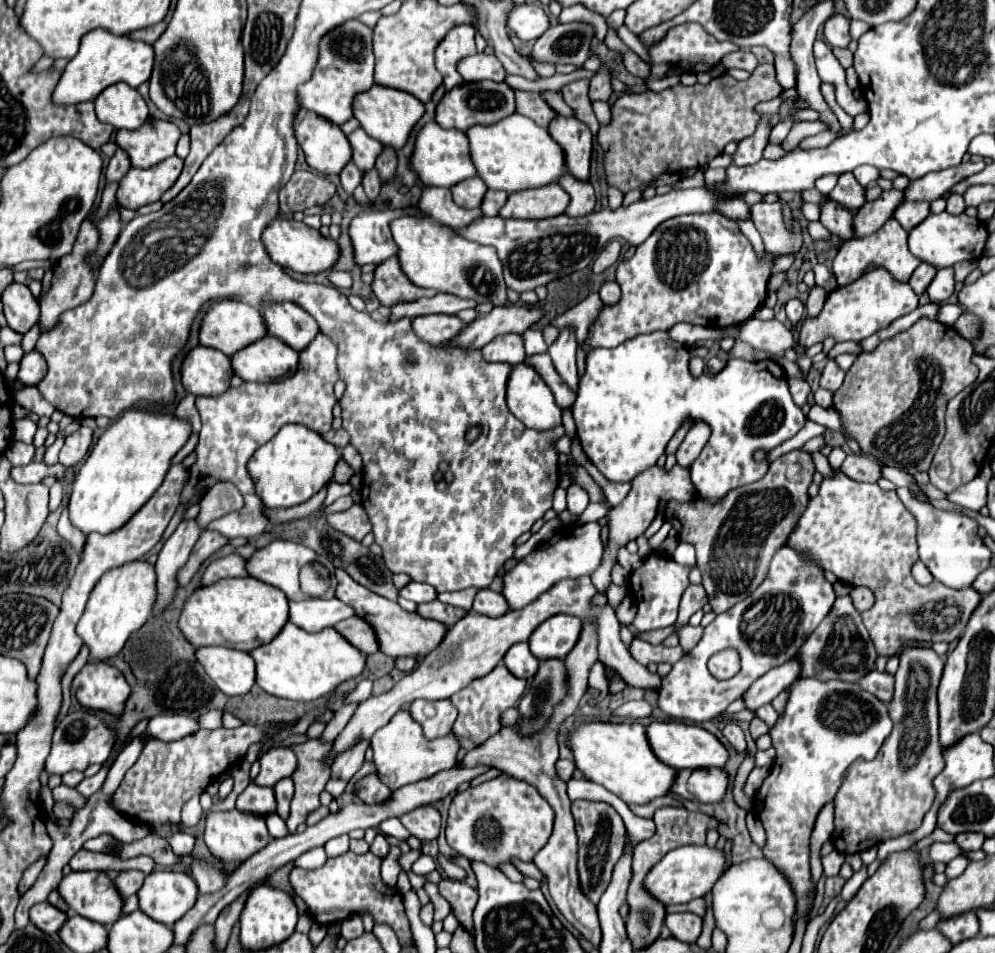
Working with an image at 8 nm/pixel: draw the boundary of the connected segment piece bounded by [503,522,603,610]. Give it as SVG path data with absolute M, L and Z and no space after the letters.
M597 522L591 524L571 524L563 526L551 542L535 548L531 554L527 554L519 564L505 574L503 578L503 592L511 606L511 610L525 608L533 600L537 600L543 592L547 592L551 586L565 578L581 578L593 574L603 556L603 544L601 544L601 526Z

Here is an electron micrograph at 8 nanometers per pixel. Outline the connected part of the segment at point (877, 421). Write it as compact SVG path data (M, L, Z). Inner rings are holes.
M919 320L909 330L881 342L873 352L863 352L845 374L843 386L833 396L835 410L843 416L845 428L857 438L863 452L877 458L885 466L895 466L911 476L927 472L945 434L947 402L969 386L979 368L971 362L973 348L951 326L937 320Z

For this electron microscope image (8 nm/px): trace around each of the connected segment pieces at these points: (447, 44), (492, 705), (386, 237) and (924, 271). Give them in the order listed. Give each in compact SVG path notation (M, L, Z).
M455 26L441 42L435 54L437 70L443 76L445 90L451 90L463 82L461 74L457 72L457 62L465 56L477 54L475 48L475 28L471 26Z
M497 664L487 676L475 678L469 686L465 686L465 690L453 694L449 700L459 712L453 724L453 732L457 734L457 738L469 738L473 744L483 744L487 738L497 734L503 728L499 720L501 714L519 704L519 700L525 694L525 686L527 686L527 680L515 678L505 664Z
M409 206L399 210L365 210L363 214L353 218L349 236L353 240L355 262L359 262L359 266L365 266L365 264L379 266L381 262L397 254L397 244L391 238L389 224L395 218L401 218L405 214L411 214L417 218L423 216L419 208Z
M919 264L919 266L915 268L913 276L909 278L909 286L915 290L917 296L921 296L921 294L925 292L925 288L927 288L927 284L933 280L933 274L935 274L935 272L937 272L937 270L933 270L933 266L925 266L925 264Z

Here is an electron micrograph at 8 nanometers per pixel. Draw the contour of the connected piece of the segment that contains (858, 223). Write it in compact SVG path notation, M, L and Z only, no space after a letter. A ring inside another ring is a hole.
M885 190L877 200L861 206L853 216L853 238L877 232L895 212L903 198L901 190Z

